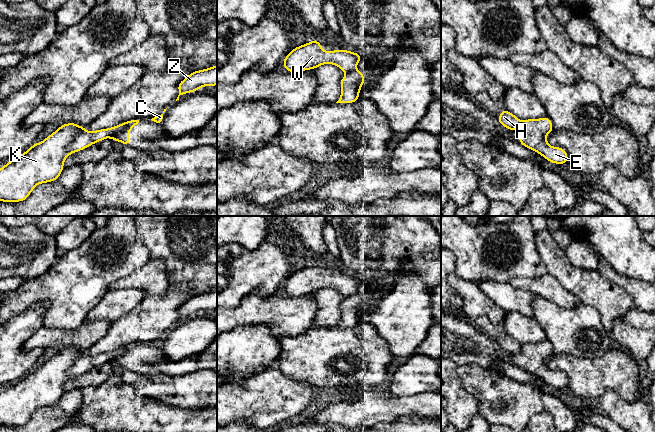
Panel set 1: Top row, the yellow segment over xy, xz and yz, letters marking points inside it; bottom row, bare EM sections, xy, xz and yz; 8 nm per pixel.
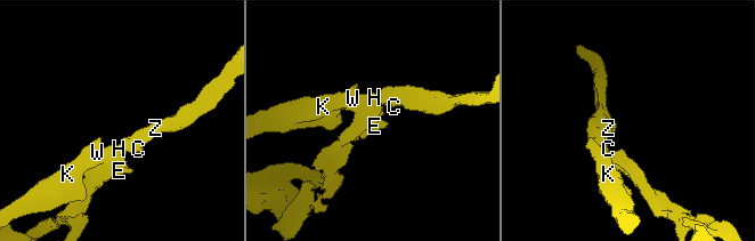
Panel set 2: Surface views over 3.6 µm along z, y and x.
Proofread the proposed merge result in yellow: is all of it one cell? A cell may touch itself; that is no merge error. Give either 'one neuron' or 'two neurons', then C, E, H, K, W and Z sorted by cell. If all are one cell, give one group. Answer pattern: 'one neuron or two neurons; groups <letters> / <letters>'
two neurons; groups C H K W Z / E

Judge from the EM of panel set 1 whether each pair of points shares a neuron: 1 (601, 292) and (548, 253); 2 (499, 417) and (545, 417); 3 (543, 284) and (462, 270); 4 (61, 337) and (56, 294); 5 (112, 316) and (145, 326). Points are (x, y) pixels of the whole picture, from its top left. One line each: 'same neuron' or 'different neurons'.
1: same neuron
2: different neurons
3: different neurons
4: different neurons
5: different neurons

